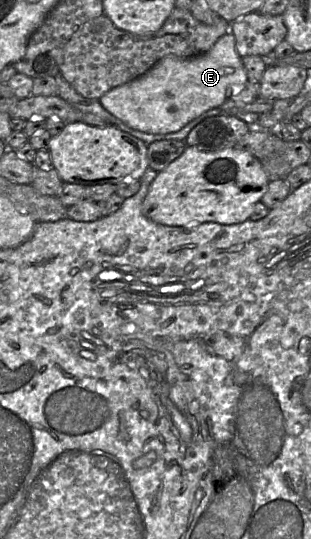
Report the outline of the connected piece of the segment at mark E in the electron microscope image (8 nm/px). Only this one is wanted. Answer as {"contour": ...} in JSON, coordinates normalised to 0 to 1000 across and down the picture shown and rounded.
{"contour":[[[733,59],[707,69],[666,98],[621,108],[537,102],[457,141],[350,167],[318,186],[347,208],[408,234],[466,247],[537,249],[569,245],[656,208],[707,199],[778,167],[794,152],[778,106],[756,89],[756,69]]]}

